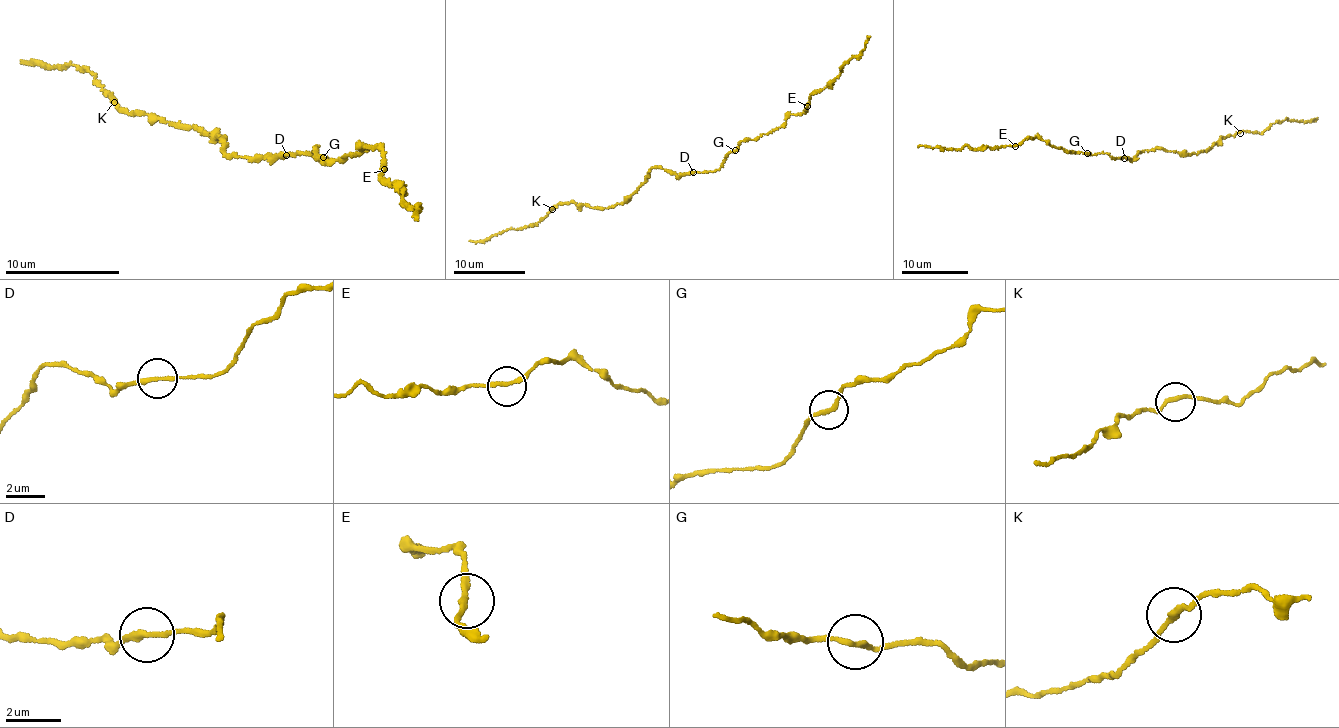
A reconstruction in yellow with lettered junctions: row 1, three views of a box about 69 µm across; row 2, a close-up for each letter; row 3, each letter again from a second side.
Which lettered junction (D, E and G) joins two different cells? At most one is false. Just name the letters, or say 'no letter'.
no letter

